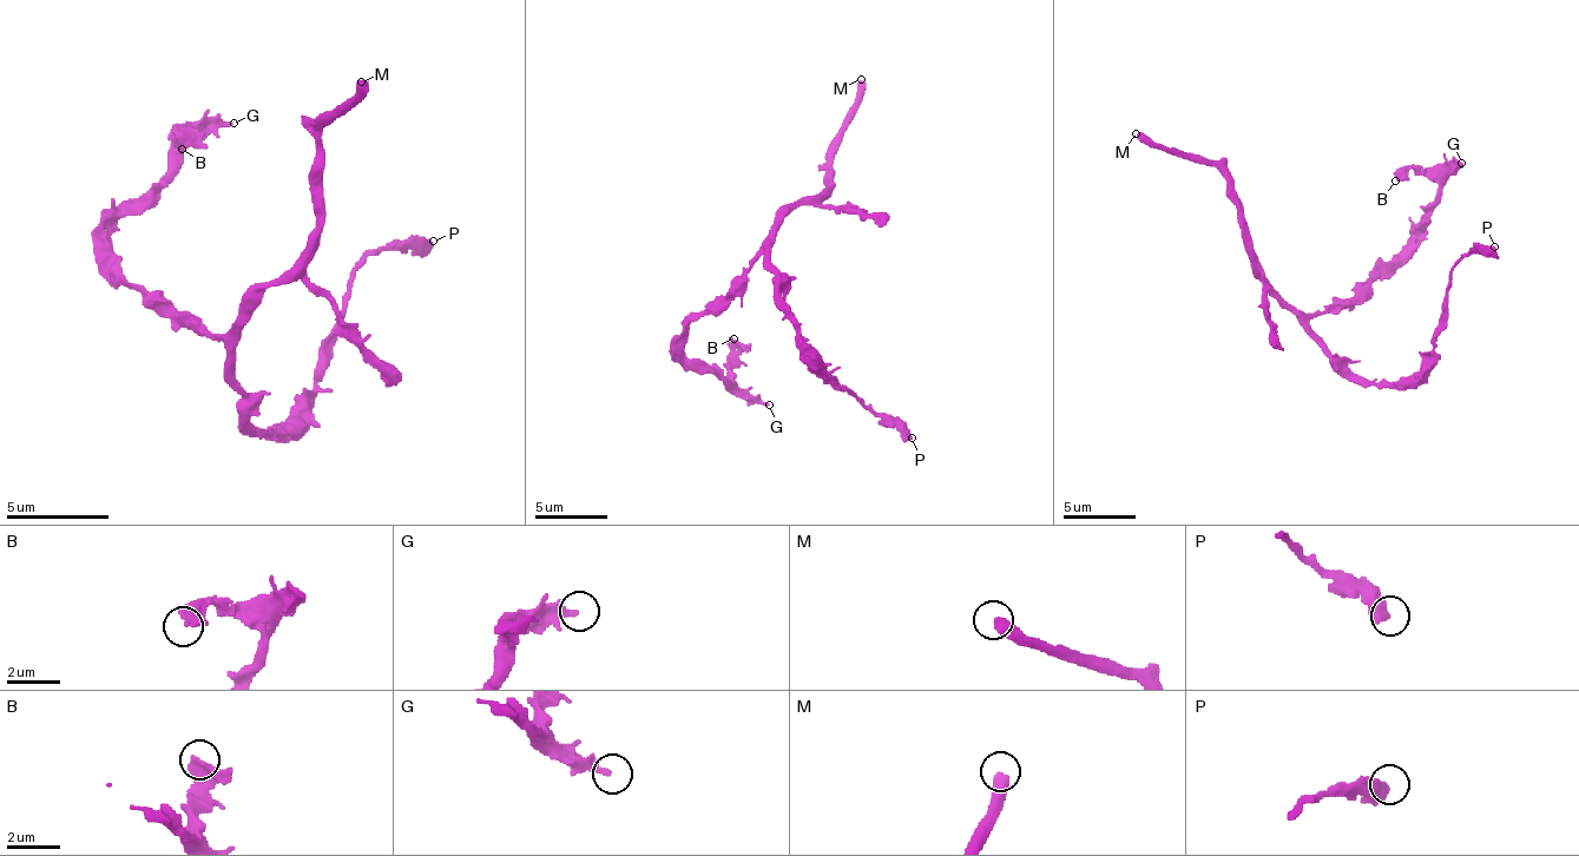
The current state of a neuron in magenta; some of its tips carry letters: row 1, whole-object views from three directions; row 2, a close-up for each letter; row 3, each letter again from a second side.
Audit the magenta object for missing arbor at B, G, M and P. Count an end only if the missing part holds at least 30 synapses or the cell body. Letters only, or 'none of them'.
M

